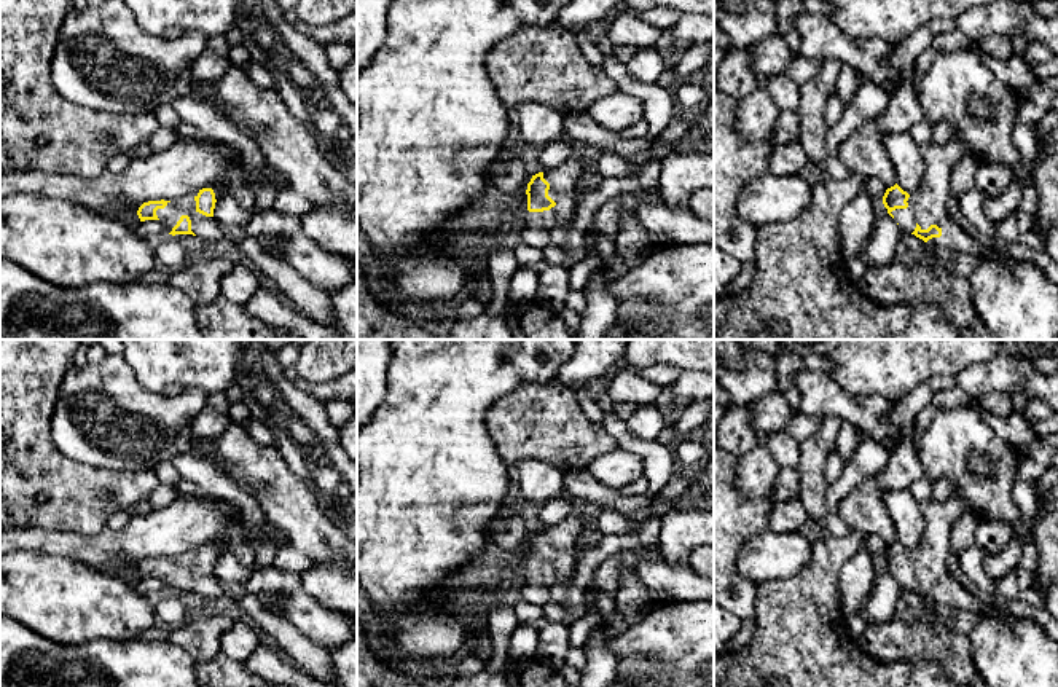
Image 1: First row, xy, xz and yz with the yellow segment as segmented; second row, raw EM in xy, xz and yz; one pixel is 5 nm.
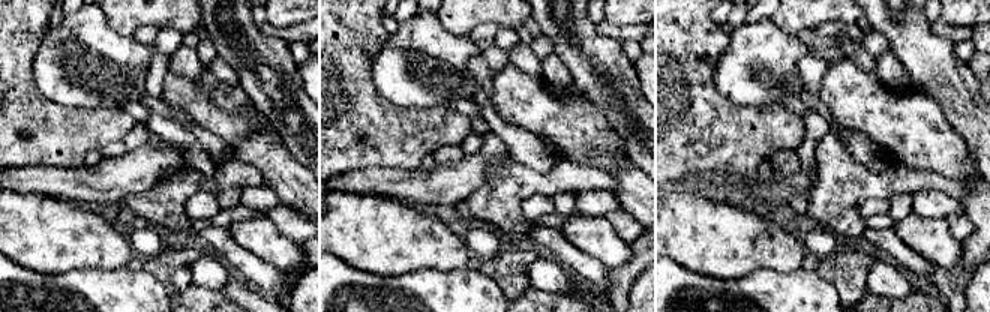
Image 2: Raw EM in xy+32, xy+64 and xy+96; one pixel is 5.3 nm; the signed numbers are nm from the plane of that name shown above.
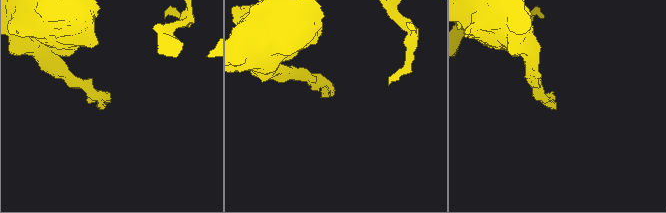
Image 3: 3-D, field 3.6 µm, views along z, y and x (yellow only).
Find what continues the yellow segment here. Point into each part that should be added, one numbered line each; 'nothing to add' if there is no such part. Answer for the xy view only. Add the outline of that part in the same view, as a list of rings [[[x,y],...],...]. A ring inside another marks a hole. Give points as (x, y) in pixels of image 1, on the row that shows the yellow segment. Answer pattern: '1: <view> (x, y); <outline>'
1: xy (206, 228); [[[199,191],[167,202],[164,209],[158,209],[156,215],[164,223],[167,231],[177,225],[182,215],[188,215],[191,220],[191,231],[206,242],[215,244],[223,239],[221,226],[214,217],[206,217],[196,210],[196,201]]]

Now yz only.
1: yz (928, 204); [[[953,137],[945,145],[931,142],[921,147],[921,155],[926,161],[921,185],[910,194],[907,209],[895,209],[891,214],[899,223],[900,231],[910,234],[918,225],[921,230],[937,225],[942,230],[942,236],[932,238],[926,244],[937,249],[945,257],[969,253],[975,255],[978,260],[989,258],[988,252],[953,222],[946,210],[953,164],[964,153],[966,145]]]

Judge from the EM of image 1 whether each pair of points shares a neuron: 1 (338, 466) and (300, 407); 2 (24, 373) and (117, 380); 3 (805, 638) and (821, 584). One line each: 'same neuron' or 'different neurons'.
1: same neuron
2: different neurons
3: same neuron

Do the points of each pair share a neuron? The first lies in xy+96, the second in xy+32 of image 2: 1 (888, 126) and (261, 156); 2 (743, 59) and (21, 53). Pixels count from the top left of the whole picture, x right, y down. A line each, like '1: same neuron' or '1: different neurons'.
1: different neurons
2: different neurons

